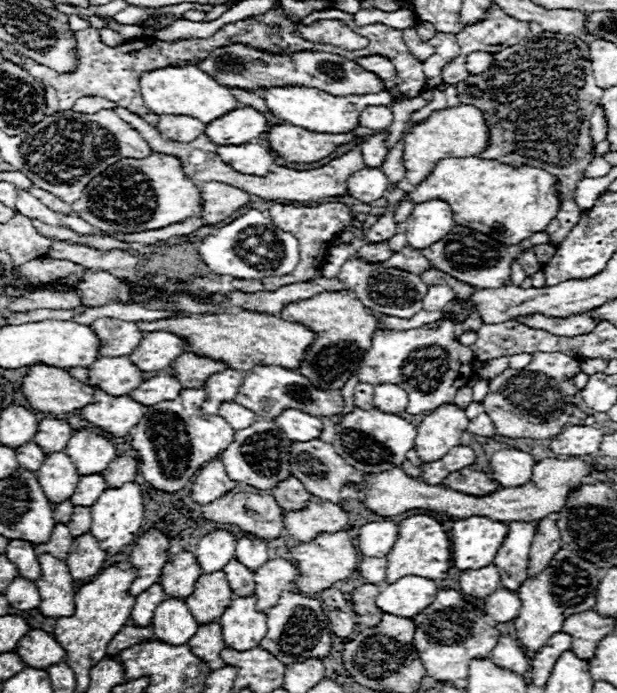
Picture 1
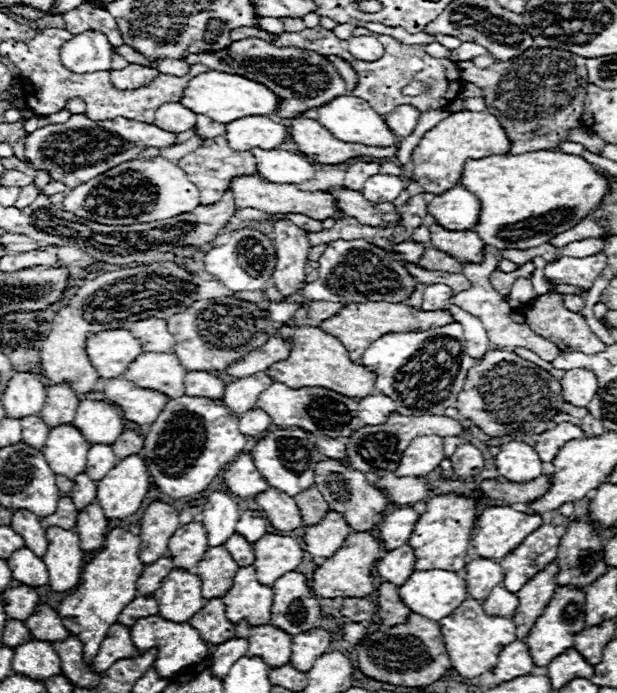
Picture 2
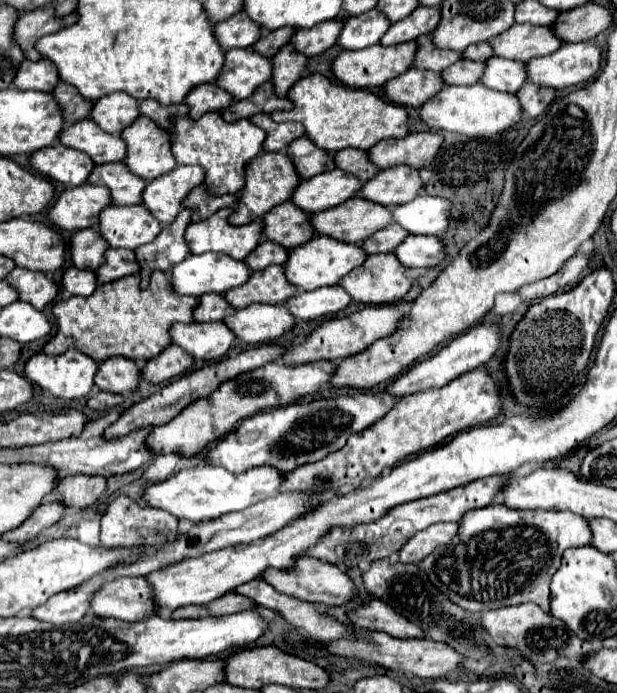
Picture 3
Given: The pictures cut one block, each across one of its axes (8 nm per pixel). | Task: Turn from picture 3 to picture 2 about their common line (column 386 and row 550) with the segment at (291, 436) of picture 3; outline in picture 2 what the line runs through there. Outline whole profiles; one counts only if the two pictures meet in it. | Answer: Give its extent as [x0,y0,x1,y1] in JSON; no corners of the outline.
[376,546,414,586]

